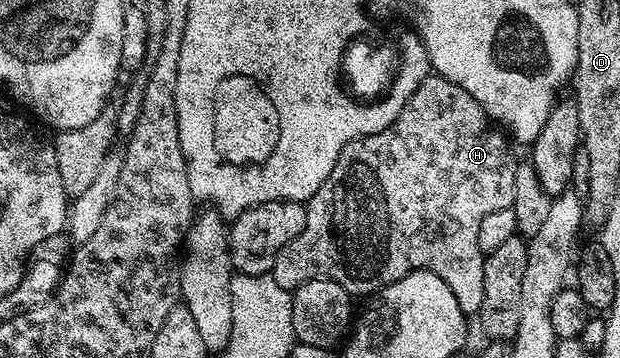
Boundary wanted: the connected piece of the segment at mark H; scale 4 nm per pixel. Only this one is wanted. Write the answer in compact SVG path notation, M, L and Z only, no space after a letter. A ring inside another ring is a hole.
M439 76L425 78L423 84L414 92L414 96L410 96L410 100L406 100L406 104L402 108L402 112L398 112L394 124L390 124L382 132L374 132L350 140L346 144L346 148L342 148L330 176L326 176L326 180L318 188L318 192L314 192L314 196L308 199L306 203L304 231L294 240L290 240L290 244L286 244L280 249L279 254L271 259L270 277L282 289L289 292L295 292L302 283L315 278L329 278L342 284L342 288L346 288L348 294L372 296L379 292L383 286L397 282L411 270L429 270L447 284L450 292L454 292L454 296L458 300L458 308L462 308L465 316L479 315L482 308L482 296L484 295L484 260L486 255L478 248L478 224L482 224L482 216L486 216L486 212L511 210L514 204L515 170L518 162L516 158L512 159L512 154L508 151L507 141L509 142L509 139L493 125L488 115L478 104L478 100L474 100L474 96L470 96L470 92L466 92L458 84Z

